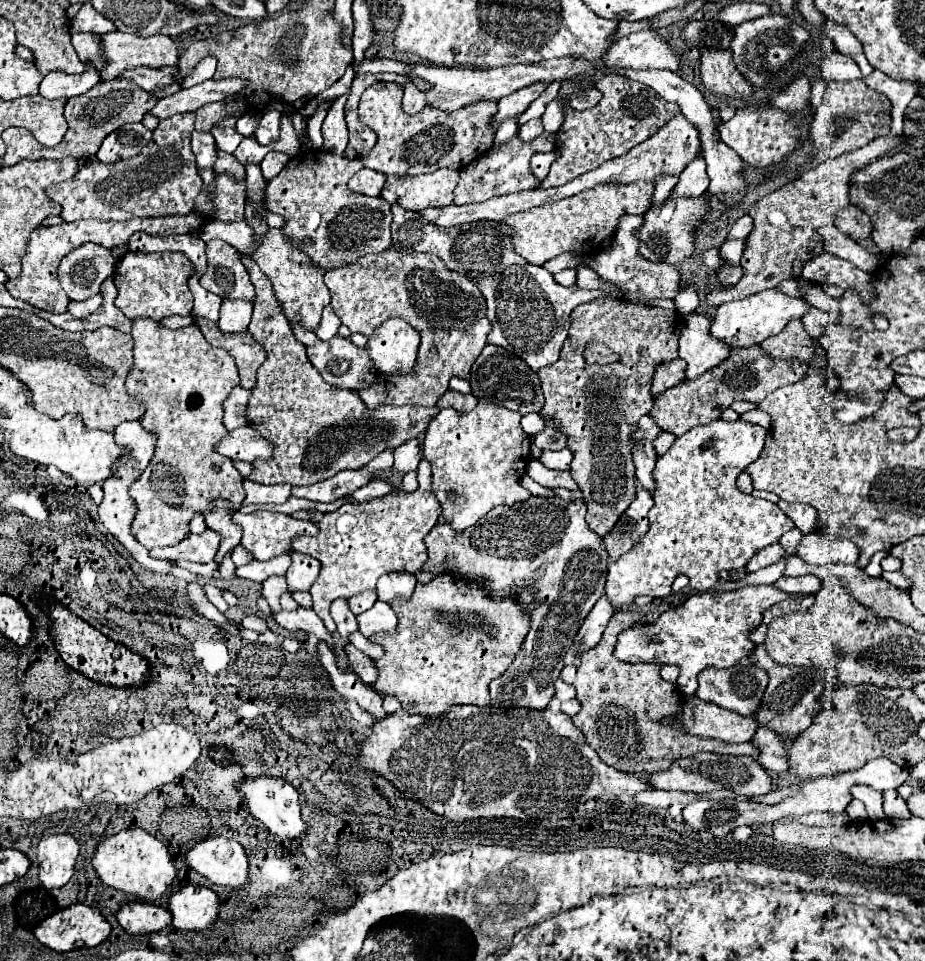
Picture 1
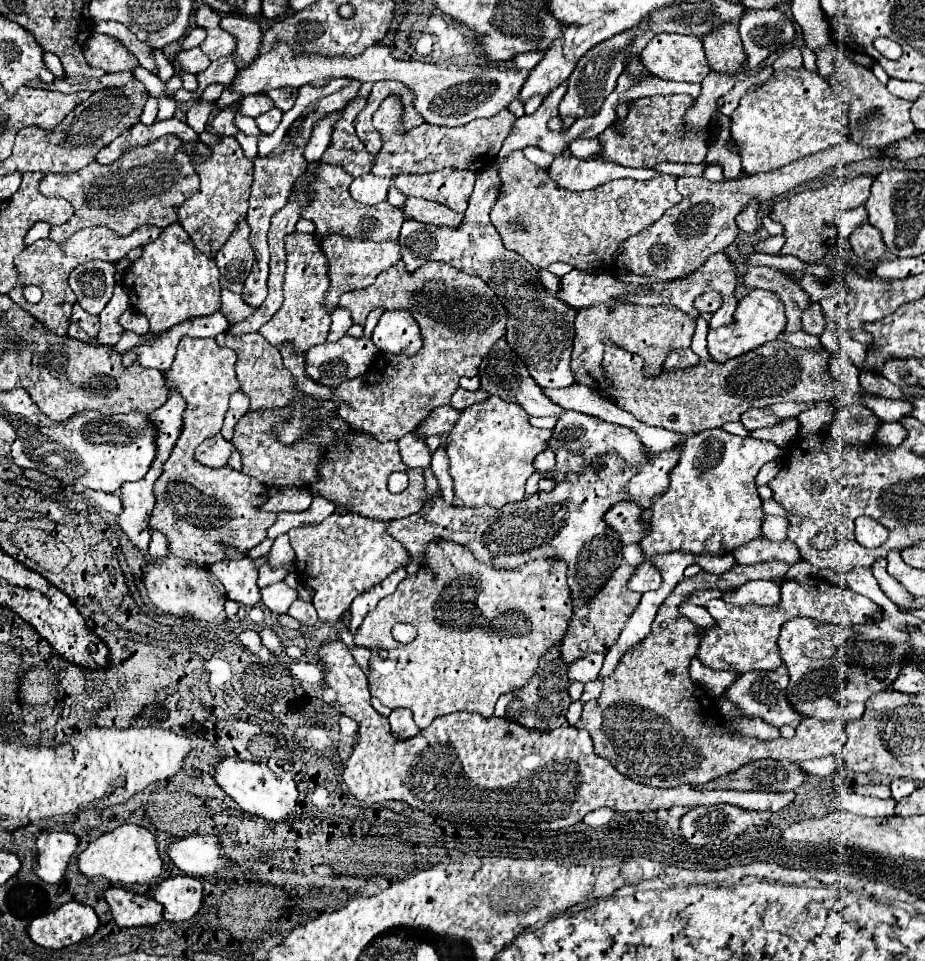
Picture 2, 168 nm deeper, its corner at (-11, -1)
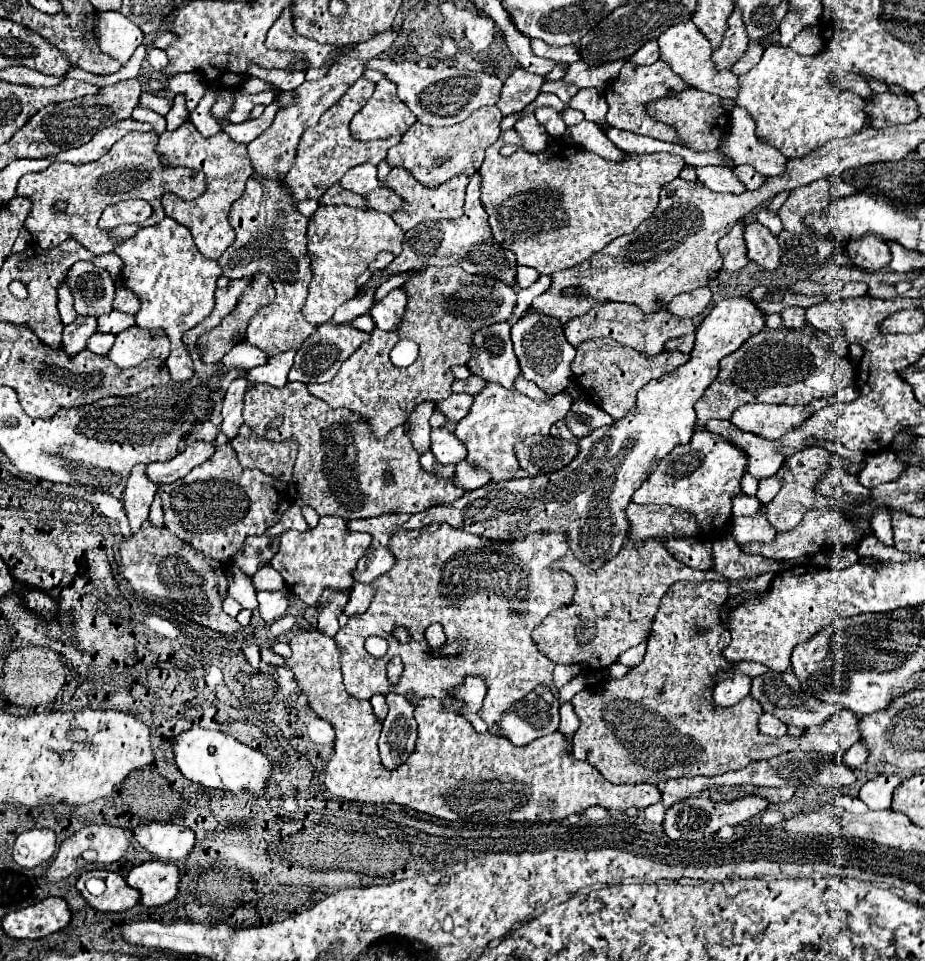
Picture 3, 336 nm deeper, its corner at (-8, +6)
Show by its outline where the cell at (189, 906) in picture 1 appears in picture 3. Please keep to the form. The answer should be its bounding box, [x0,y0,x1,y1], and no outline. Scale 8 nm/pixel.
[127,861,179,907]

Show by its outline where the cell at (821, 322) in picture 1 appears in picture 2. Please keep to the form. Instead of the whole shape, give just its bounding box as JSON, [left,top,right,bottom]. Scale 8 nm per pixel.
[802,304,824,336]

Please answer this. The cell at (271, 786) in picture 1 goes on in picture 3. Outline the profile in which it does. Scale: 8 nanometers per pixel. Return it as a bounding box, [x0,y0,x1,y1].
[173,727,273,795]

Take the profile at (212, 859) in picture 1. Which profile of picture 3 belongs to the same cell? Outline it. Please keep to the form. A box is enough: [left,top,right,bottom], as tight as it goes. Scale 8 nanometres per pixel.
[133,823,195,861]

